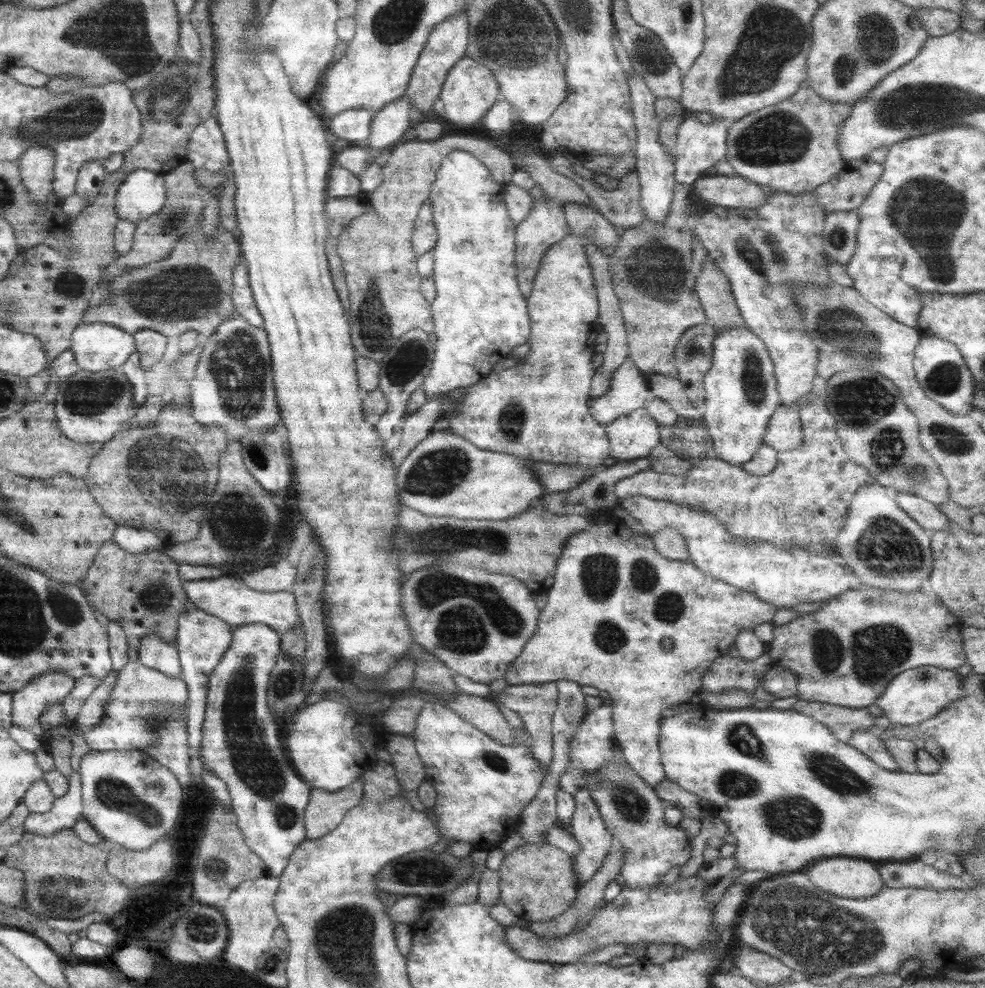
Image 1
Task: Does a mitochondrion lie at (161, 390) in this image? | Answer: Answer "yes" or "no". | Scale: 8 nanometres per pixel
no

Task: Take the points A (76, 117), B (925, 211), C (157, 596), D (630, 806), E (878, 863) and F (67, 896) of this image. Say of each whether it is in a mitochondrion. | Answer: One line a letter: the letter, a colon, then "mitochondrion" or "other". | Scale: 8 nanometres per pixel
A: mitochondrion
B: mitochondrion
C: mitochondrion
D: mitochondrion
E: other
F: mitochondrion

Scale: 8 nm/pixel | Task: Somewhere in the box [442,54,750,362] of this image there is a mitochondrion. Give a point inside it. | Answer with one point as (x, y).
(662, 273)

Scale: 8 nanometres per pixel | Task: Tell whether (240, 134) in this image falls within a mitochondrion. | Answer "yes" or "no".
no

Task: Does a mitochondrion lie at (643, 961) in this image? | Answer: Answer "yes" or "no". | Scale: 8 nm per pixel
no

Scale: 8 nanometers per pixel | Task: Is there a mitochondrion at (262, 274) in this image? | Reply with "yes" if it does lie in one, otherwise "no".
no

